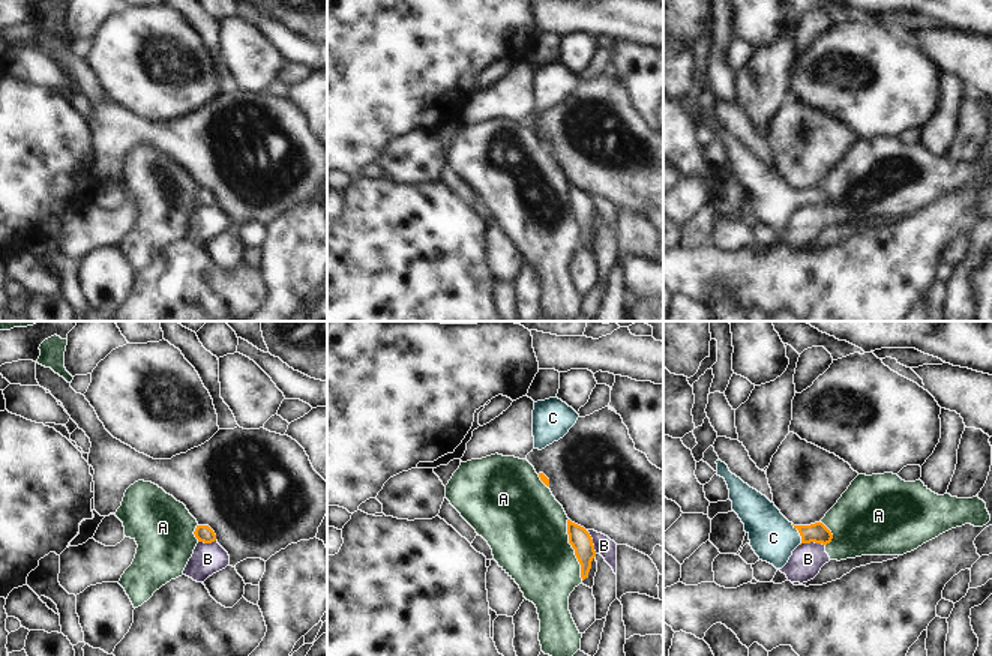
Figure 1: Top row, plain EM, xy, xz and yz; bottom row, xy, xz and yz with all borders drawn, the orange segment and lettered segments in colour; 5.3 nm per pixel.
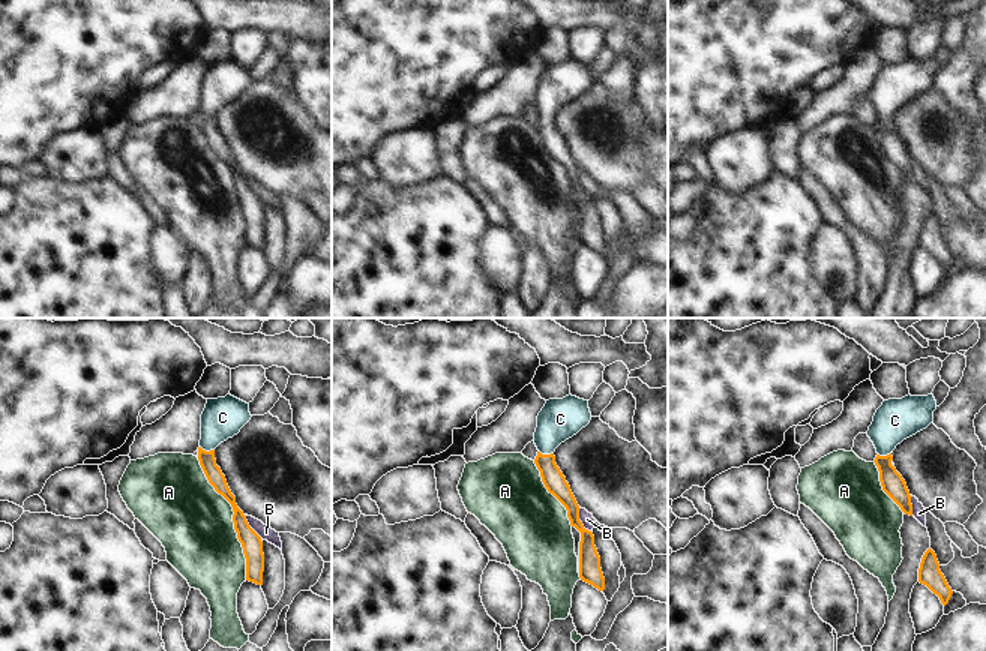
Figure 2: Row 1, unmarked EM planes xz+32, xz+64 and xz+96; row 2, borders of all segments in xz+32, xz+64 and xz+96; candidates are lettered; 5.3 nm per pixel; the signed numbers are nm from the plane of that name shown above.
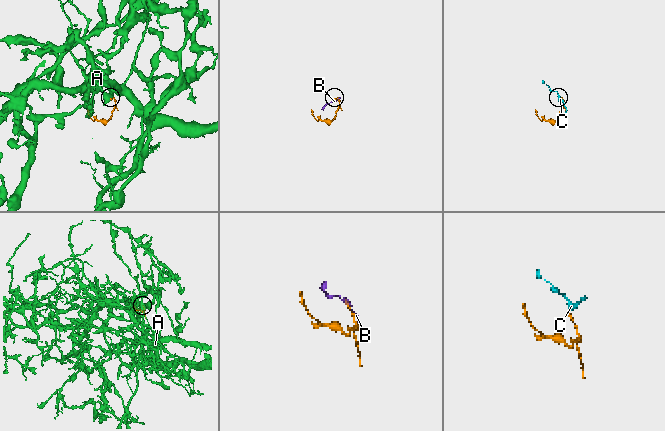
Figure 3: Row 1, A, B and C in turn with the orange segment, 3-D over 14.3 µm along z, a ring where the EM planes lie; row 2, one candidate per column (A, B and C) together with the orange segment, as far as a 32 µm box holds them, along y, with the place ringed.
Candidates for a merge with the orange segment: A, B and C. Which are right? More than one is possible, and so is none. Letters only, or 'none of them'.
C

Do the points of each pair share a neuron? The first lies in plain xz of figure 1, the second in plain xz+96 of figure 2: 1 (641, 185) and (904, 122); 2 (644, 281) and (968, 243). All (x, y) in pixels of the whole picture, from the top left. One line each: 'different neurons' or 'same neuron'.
1: same neuron
2: different neurons

